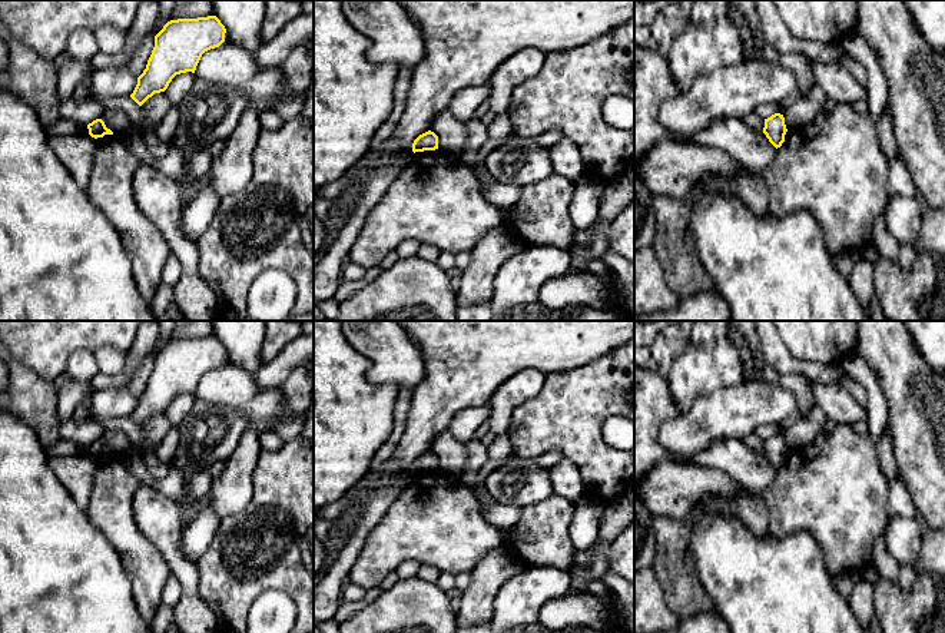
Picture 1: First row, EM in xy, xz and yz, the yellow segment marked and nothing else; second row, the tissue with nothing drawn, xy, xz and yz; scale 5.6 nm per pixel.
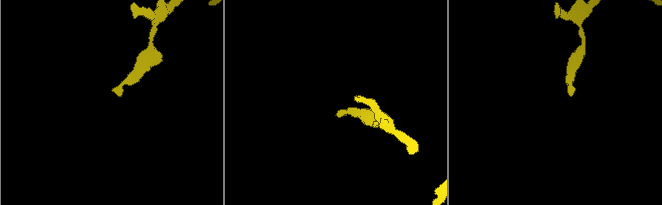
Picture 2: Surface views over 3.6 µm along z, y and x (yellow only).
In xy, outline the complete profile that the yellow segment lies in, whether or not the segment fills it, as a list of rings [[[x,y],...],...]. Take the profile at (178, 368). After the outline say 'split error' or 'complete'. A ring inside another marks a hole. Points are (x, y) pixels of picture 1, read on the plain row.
[[[216,337],[168,342],[155,357],[155,368],[130,418],[142,427],[155,414],[165,412],[176,395],[195,394],[202,375],[219,368],[225,354]]] | complete

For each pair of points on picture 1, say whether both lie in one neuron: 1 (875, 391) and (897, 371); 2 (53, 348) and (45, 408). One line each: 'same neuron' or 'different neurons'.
1: different neurons
2: different neurons

